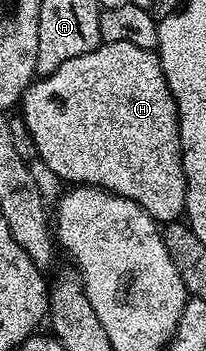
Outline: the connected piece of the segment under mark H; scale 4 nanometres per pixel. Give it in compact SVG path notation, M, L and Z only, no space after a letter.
M128 41L102 43L91 53L83 53L83 57L71 57L71 61L63 61L55 73L38 78L29 84L19 104L20 118L25 120L31 141L35 141L37 159L46 163L51 172L69 185L88 185L102 187L105 191L115 193L119 197L127 197L135 201L158 224L178 222L185 213L185 174L181 164L181 138L179 137L179 121L177 120L177 106L173 100L171 89L167 85L167 77L163 73L163 65L156 50L139 49L139 45L130 45Z

